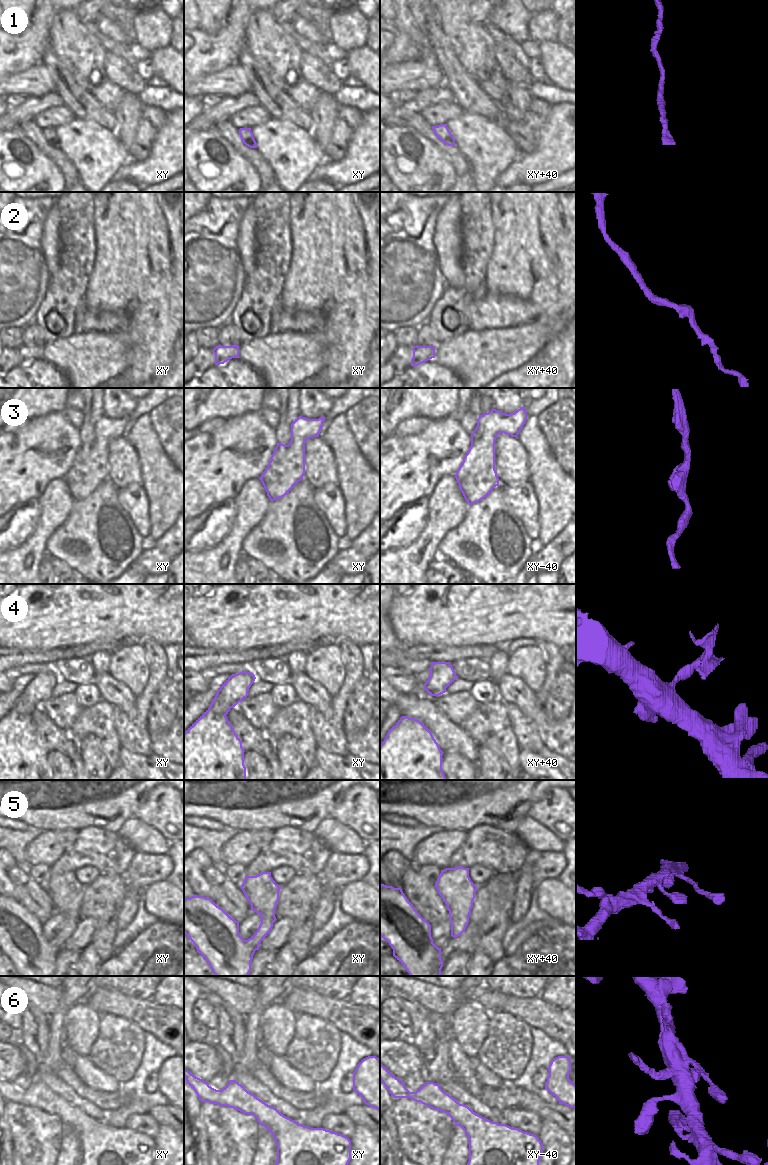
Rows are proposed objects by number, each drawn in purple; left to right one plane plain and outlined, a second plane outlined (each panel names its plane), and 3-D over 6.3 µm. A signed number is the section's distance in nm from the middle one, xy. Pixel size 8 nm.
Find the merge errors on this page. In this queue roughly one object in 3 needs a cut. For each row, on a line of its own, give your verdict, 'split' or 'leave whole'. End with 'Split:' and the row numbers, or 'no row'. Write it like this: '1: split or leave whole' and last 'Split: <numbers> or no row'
1: leave whole
2: leave whole
3: leave whole
4: split
5: leave whole
6: leave whole
Split: 4

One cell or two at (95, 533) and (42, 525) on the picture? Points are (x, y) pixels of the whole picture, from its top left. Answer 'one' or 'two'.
two

